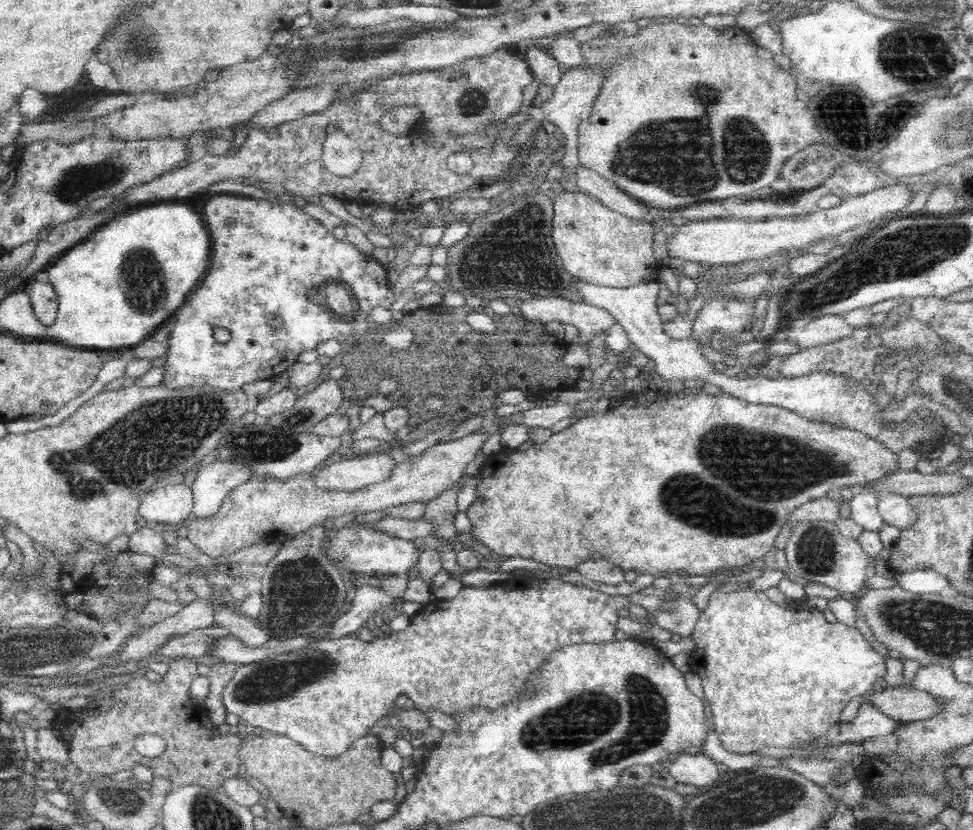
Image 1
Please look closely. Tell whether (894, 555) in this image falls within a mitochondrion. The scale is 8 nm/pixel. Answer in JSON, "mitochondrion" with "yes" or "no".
{"mitochondrion":"no"}

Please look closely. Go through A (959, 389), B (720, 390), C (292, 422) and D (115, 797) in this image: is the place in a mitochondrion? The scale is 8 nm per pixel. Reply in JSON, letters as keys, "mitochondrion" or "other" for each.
{"A":"mitochondrion","B":"other","C":"mitochondrion","D":"mitochondrion"}

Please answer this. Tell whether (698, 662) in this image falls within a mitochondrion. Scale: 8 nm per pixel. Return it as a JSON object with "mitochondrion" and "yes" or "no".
{"mitochondrion":"no"}

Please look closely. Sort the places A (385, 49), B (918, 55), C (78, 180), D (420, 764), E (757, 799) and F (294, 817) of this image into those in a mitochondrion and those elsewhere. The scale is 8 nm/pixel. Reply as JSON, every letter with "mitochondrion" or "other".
{"A":"mitochondrion","B":"mitochondrion","C":"mitochondrion","D":"other","E":"mitochondrion","F":"other"}

